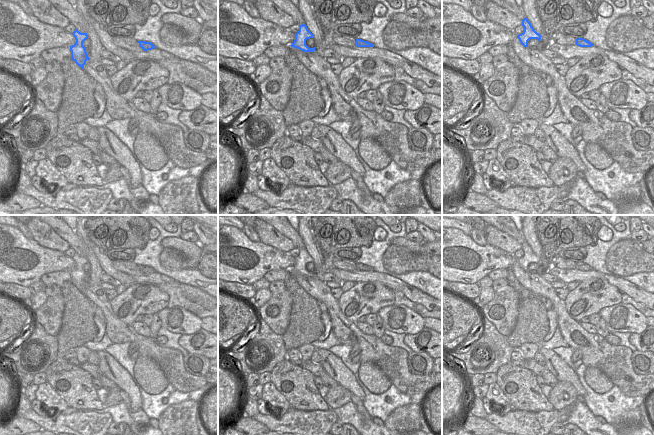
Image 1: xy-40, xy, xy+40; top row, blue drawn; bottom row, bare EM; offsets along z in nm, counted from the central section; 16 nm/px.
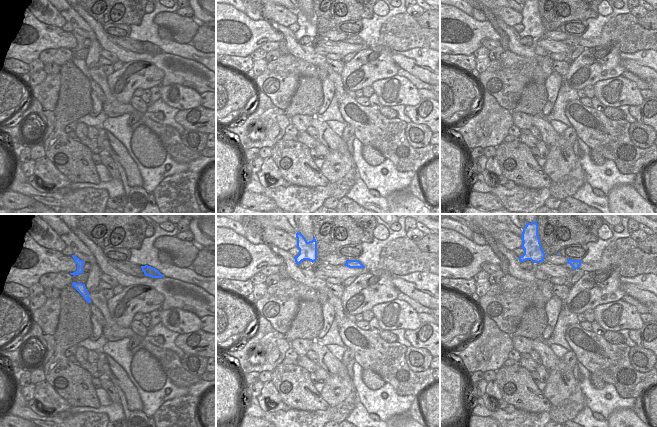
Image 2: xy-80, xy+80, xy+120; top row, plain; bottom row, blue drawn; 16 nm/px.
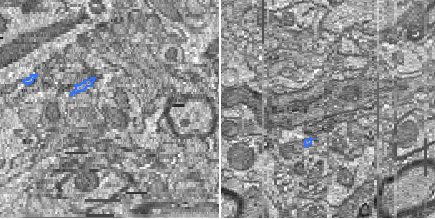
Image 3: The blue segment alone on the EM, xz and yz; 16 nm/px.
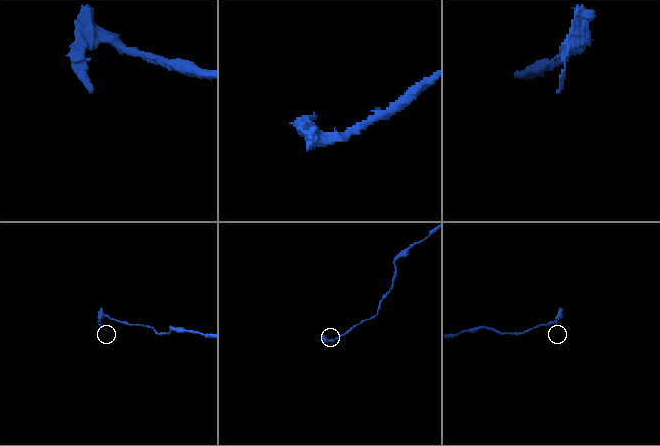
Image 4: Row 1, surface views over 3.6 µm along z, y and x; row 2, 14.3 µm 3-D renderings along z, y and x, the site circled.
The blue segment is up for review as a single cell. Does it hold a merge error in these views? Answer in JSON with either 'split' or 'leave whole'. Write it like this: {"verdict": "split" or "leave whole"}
{"verdict": "split"}

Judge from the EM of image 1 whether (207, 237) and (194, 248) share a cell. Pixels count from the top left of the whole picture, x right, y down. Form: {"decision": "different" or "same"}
{"decision": "different"}

